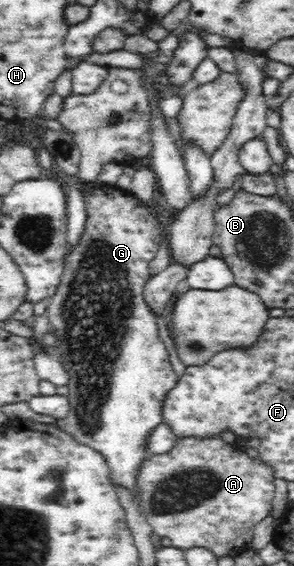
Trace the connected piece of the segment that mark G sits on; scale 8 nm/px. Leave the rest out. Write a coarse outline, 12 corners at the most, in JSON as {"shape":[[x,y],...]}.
{"shape":[[83,194],[46,316],[68,373],[55,423],[136,493],[179,377],[145,288],[145,202]]}

